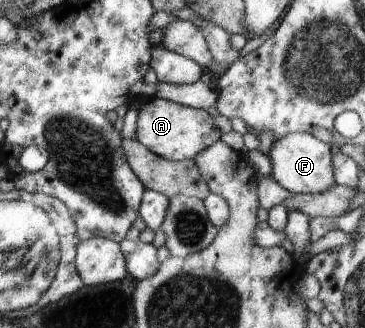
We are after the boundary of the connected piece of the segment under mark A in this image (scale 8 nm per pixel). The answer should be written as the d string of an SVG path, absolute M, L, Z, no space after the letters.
M157 97L142 100L138 109L136 140L159 157L173 161L188 160L221 139L222 132L213 119L201 108L190 108Z

